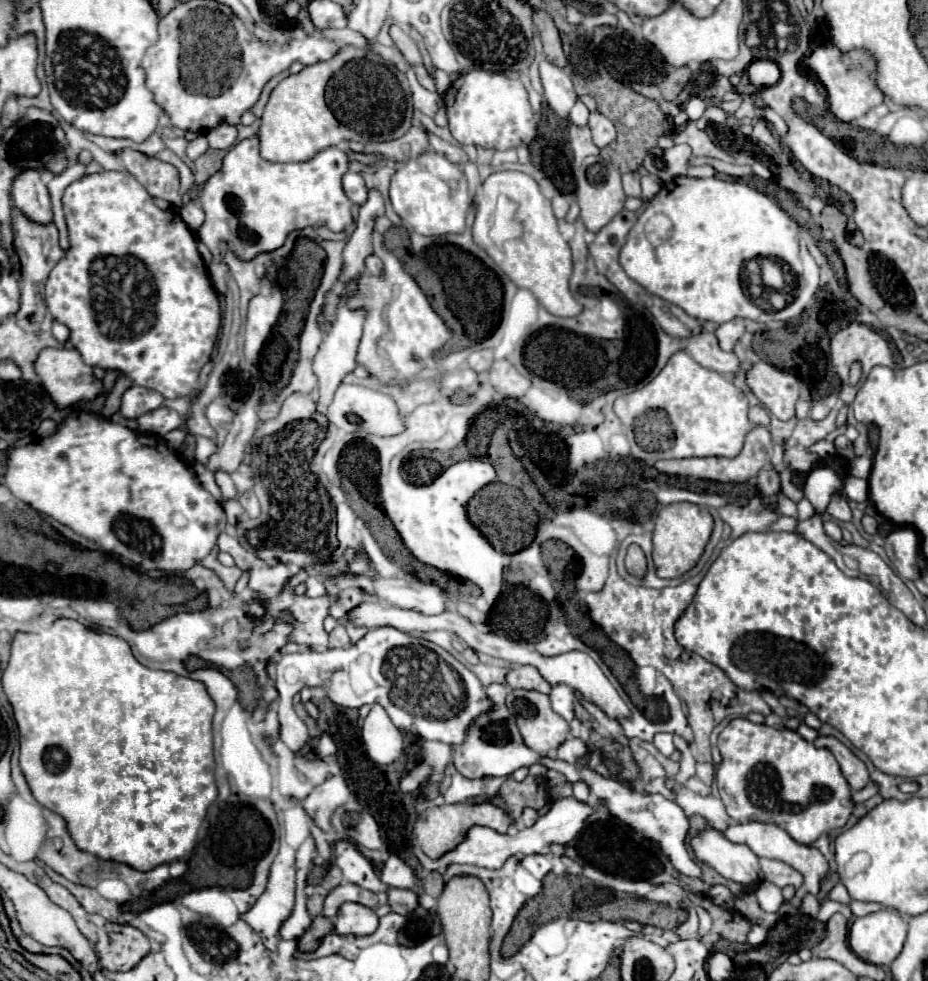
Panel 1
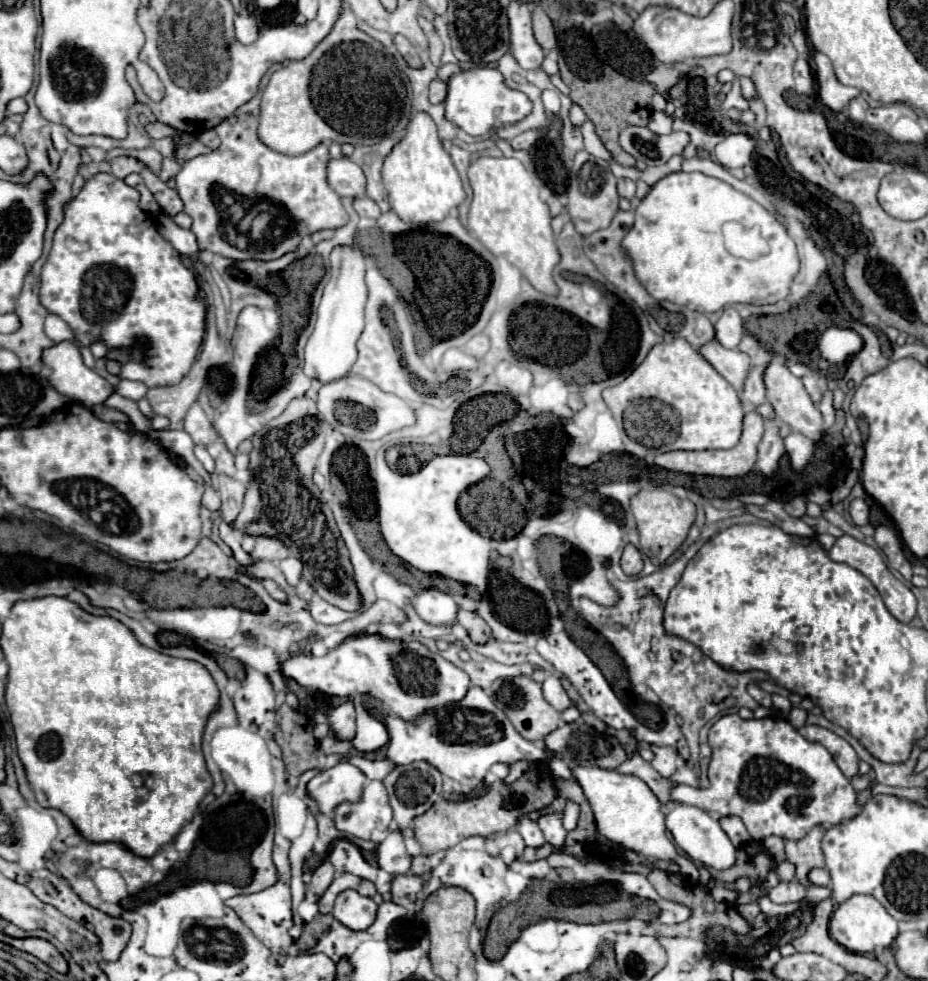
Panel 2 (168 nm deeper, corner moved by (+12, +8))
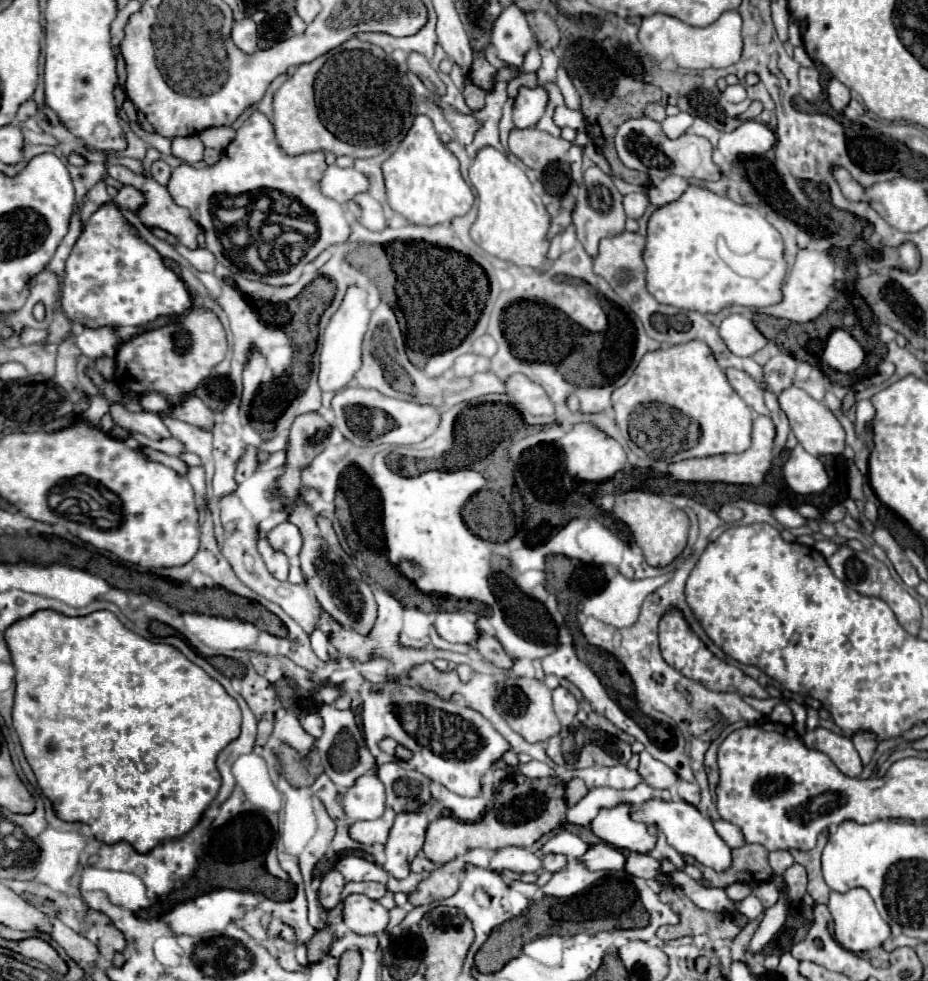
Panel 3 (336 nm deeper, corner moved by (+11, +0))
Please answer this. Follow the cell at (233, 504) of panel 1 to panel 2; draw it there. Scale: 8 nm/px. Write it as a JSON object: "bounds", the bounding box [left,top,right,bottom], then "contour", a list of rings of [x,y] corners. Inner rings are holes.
{"bounds":[151,430,211,484],"contour":[[[159,430],[159,432],[153,432],[151,438],[155,438],[163,448],[173,450],[175,454],[179,454],[191,468],[199,470],[199,476],[205,480],[205,484],[211,484],[209,472],[201,466],[201,462],[193,454],[195,444],[193,444],[193,440],[187,432],[183,432],[183,430]]]}

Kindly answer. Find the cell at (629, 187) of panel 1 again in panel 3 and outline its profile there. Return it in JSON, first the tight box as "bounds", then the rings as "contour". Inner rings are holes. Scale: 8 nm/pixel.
{"bounds":[624,192,650,220],"contour":[[[634,192],[634,194],[624,196],[624,210],[626,210],[628,218],[634,218],[634,220],[642,218],[648,204],[650,202],[648,202],[648,196],[644,192]]]}

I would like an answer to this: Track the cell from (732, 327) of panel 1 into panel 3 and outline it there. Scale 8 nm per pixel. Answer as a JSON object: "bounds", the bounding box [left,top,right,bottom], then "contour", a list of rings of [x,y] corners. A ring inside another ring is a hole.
{"bounds":[720,314,768,356],"contour":[[[742,314],[726,316],[720,324],[720,336],[736,356],[754,356],[768,344],[768,338],[764,338],[754,322]]]}

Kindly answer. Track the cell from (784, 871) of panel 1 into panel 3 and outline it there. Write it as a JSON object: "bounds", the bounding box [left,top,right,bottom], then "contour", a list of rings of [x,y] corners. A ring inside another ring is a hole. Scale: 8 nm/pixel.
{"bounds":[828,888,890,952],"contour":[[[852,888],[844,894],[830,889],[828,908],[834,918],[834,936],[850,952],[866,952],[870,948],[882,946],[890,938],[890,926],[886,924],[886,920],[882,920],[866,888]]]}

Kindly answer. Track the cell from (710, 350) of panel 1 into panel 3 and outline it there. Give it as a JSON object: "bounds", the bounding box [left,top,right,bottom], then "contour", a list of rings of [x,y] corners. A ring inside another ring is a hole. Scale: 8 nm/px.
{"bounds":[726,368,766,408],"contour":[[[730,368],[730,370],[726,370],[726,376],[728,376],[732,388],[738,392],[738,396],[740,396],[750,408],[766,408],[760,388],[756,386],[756,382],[754,382],[746,372]]]}

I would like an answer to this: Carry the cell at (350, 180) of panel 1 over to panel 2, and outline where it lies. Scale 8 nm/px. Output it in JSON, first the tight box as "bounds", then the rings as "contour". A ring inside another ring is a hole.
{"bounds":[327,158,365,196],"contour":[[[349,158],[341,160],[331,160],[327,166],[327,180],[329,186],[339,194],[339,196],[365,196],[365,176],[363,170],[353,164]]]}

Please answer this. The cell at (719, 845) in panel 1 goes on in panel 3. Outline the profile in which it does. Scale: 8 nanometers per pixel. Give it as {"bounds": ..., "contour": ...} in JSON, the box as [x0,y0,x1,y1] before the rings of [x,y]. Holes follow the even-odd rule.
{"bounds":[630,798,730,872],"contour":[[[650,798],[648,802],[644,802],[642,806],[636,806],[634,812],[630,812],[630,816],[634,816],[634,820],[644,822],[648,826],[658,826],[660,832],[664,832],[668,844],[678,850],[680,854],[692,856],[696,858],[700,864],[714,868],[718,872],[726,870],[730,866],[730,848],[726,846],[726,842],[718,836],[718,832],[712,826],[712,820],[706,818],[696,806],[684,802],[684,800],[660,800],[660,798]]]}

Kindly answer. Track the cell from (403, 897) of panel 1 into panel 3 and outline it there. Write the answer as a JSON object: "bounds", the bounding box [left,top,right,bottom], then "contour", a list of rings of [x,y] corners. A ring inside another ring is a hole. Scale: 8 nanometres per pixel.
{"bounds":[410,860,466,906],"contour":[[[452,860],[440,866],[438,870],[430,872],[430,876],[418,884],[416,892],[410,894],[410,902],[414,906],[420,906],[420,904],[432,904],[454,896],[454,892],[458,892],[460,888],[460,876],[464,868],[466,868],[466,862]]]}

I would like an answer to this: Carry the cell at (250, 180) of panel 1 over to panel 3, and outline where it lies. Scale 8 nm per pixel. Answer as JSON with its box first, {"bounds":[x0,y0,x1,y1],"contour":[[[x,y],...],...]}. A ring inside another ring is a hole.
{"bounds":[166,110,350,286],"contour":[[[256,110],[238,128],[236,138],[228,144],[228,148],[224,150],[218,164],[214,164],[210,168],[194,168],[190,164],[180,164],[172,170],[172,176],[170,176],[170,182],[166,184],[166,188],[178,206],[184,206],[190,210],[192,218],[196,220],[196,224],[202,228],[204,236],[206,236],[206,248],[224,266],[230,264],[230,260],[224,256],[222,244],[218,244],[218,238],[214,238],[214,222],[212,222],[212,214],[210,214],[210,198],[214,194],[235,196],[252,193],[252,190],[270,189],[278,190],[285,196],[300,200],[304,207],[309,208],[307,210],[316,216],[316,224],[318,224],[316,238],[312,240],[312,246],[306,250],[306,256],[302,256],[296,264],[290,266],[290,262],[284,262],[288,258],[280,252],[280,240],[278,240],[278,246],[274,246],[274,248],[270,248],[270,240],[266,242],[264,282],[270,286],[284,286],[284,284],[294,284],[300,278],[302,268],[308,262],[312,262],[320,252],[324,252],[328,246],[346,242],[350,236],[350,224],[344,216],[342,202],[330,200],[328,196],[322,194],[320,186],[318,186],[324,170],[326,170],[324,152],[308,152],[308,154],[298,154],[298,156],[288,156],[286,152],[282,152],[282,148],[276,142],[276,136],[274,136],[272,122],[262,112]]]}

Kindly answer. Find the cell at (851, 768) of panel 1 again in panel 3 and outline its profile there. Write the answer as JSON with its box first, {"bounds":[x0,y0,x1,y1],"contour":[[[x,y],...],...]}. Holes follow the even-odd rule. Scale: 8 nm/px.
{"bounds":[802,728,862,776],"contour":[[[816,728],[816,730],[808,730],[802,736],[804,744],[812,750],[820,750],[826,756],[830,756],[830,760],[846,774],[846,776],[860,776],[862,772],[862,762],[860,756],[852,744],[852,740],[848,736],[836,734],[832,730],[826,728]]]}

